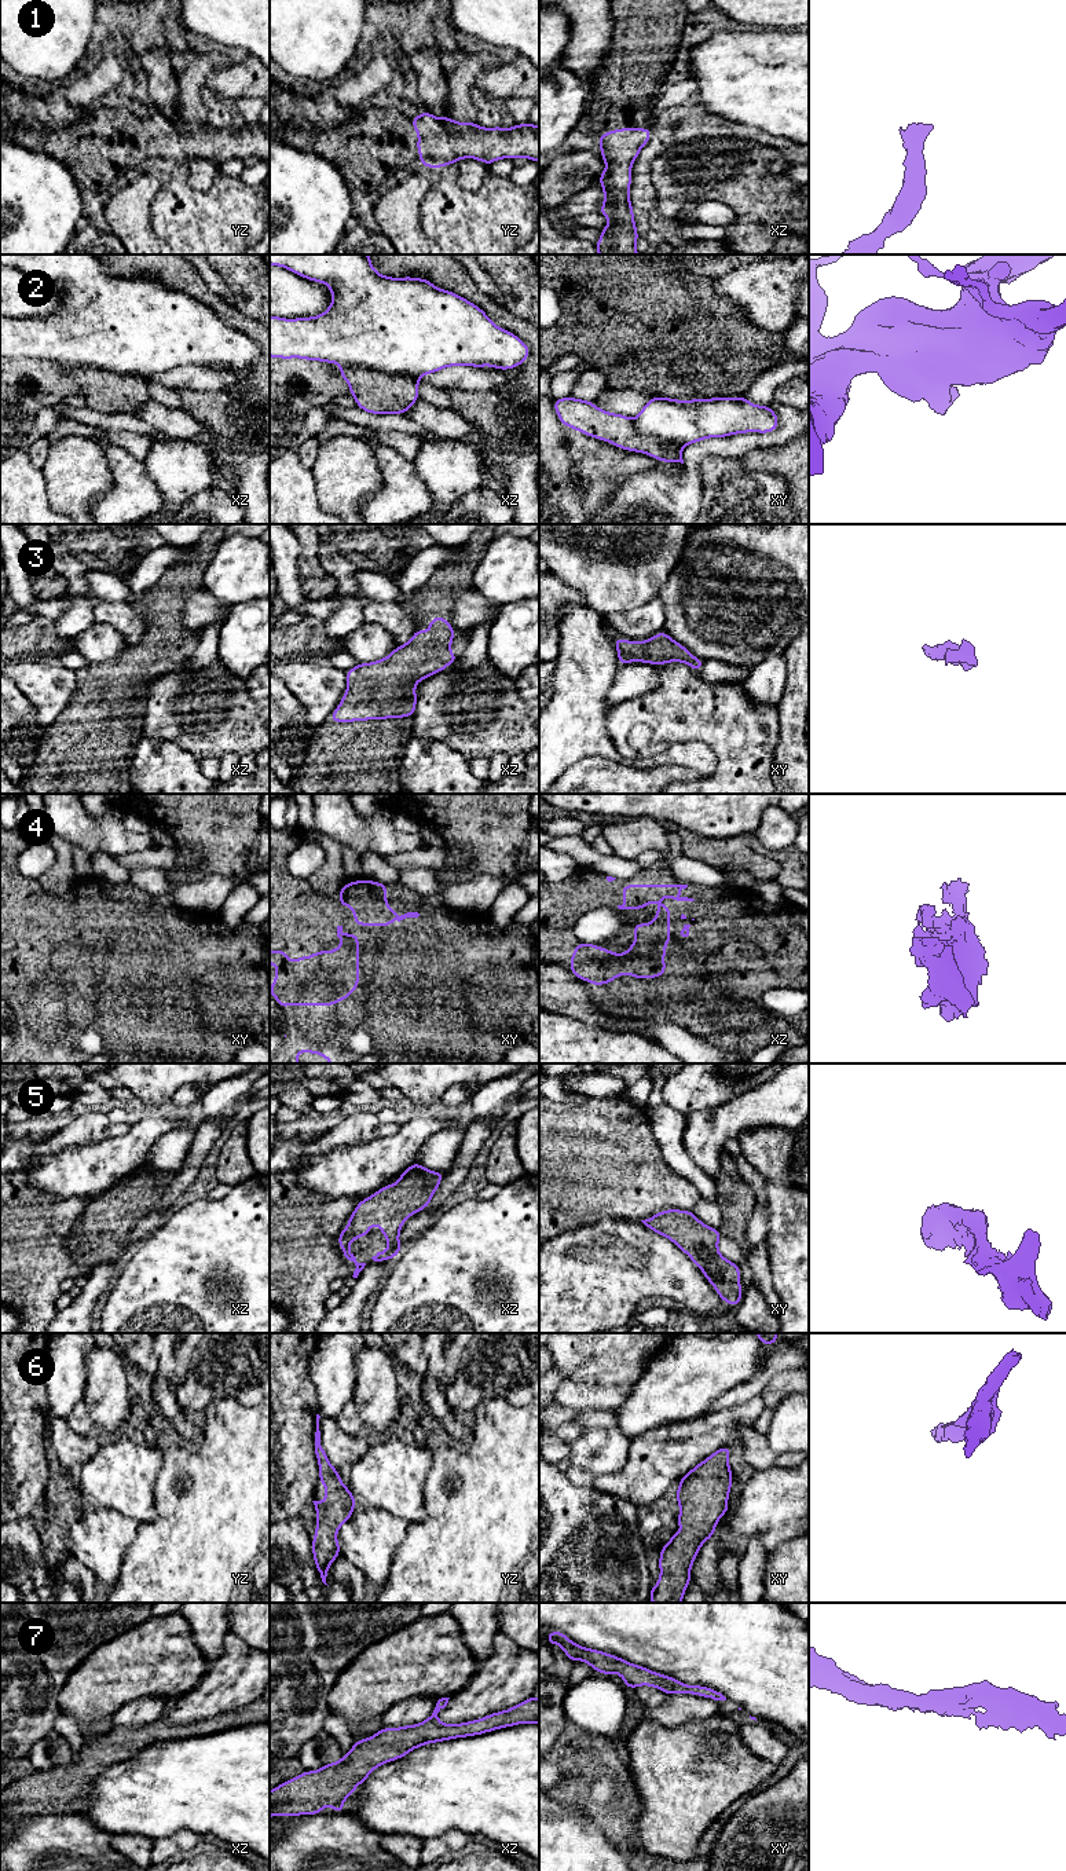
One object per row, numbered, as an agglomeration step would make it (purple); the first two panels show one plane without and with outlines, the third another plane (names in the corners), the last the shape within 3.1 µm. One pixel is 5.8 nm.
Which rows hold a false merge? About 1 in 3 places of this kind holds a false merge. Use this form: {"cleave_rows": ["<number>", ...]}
{"cleave_rows": ["2"]}

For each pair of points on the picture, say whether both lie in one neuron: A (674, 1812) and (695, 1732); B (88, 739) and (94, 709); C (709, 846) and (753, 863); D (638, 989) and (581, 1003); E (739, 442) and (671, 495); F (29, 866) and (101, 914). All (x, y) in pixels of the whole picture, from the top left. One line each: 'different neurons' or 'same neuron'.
A: same neuron
B: same neuron
C: same neuron
D: different neurons
E: same neuron
F: different neurons

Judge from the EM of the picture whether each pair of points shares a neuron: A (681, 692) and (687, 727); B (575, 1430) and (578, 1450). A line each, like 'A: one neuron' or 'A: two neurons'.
A: one neuron
B: two neurons

